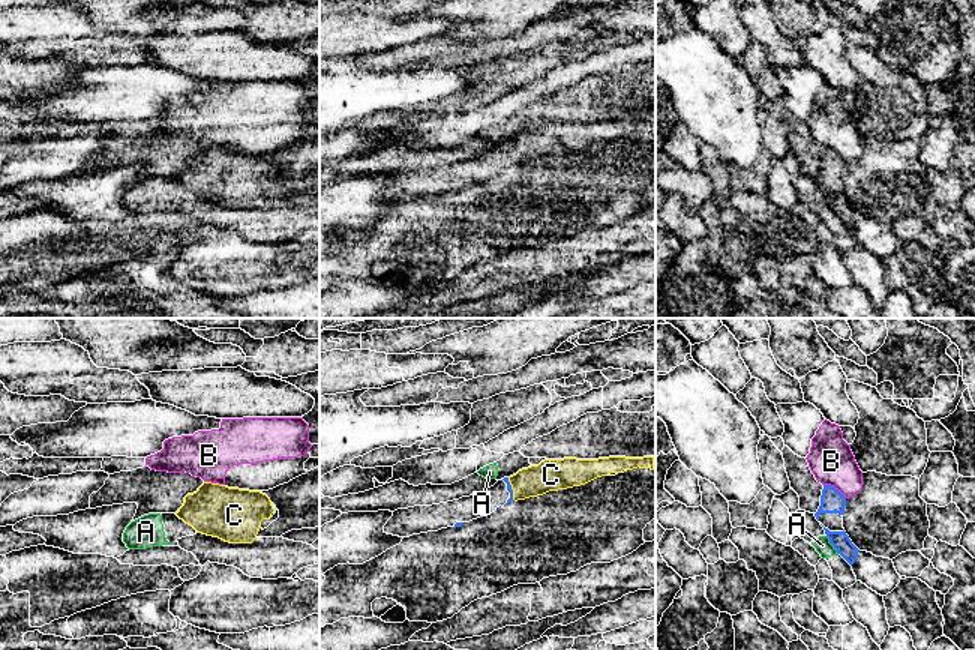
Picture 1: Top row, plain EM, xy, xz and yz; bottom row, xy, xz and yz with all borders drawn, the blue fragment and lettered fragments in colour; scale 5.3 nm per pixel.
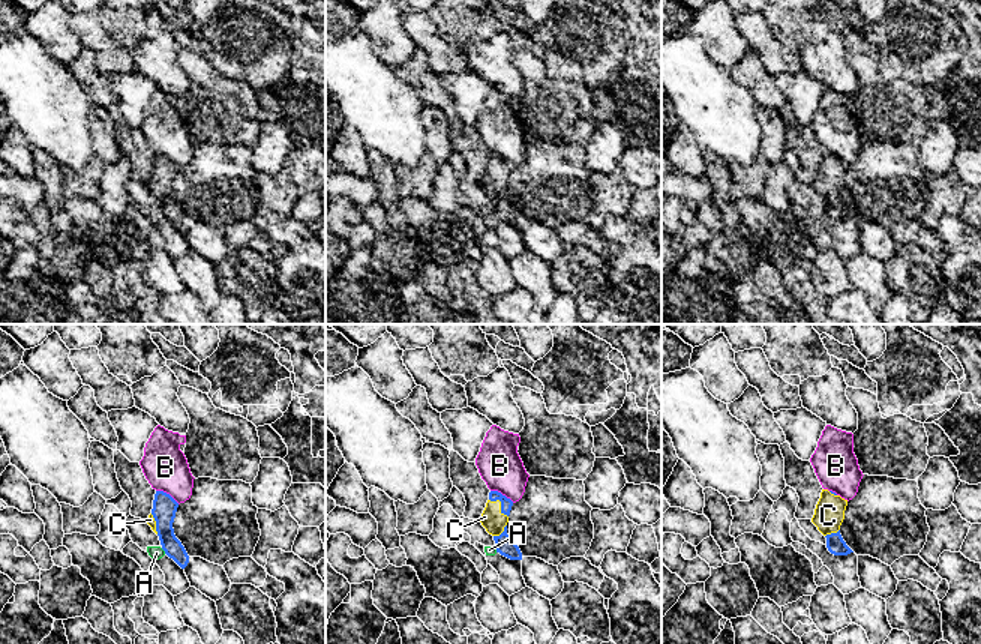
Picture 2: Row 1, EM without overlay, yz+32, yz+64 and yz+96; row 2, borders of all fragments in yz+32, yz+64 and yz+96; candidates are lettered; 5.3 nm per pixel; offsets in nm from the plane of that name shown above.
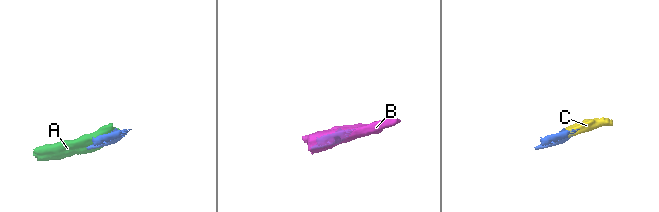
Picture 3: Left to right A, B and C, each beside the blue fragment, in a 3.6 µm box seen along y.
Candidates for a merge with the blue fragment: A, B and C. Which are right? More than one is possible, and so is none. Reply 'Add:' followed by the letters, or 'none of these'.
Add: C

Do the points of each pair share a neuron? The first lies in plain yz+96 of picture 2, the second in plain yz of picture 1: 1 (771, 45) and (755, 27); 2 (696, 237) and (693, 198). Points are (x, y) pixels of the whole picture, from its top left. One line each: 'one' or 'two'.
1: one
2: two

